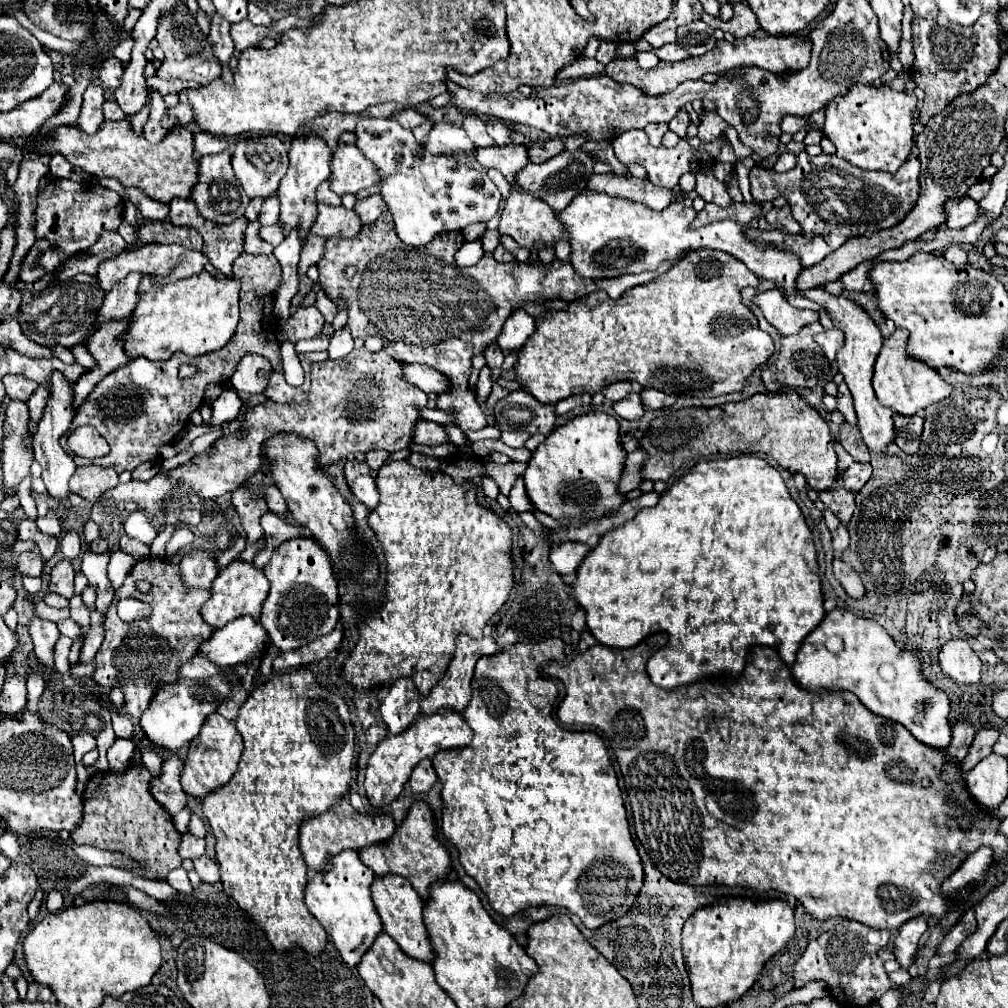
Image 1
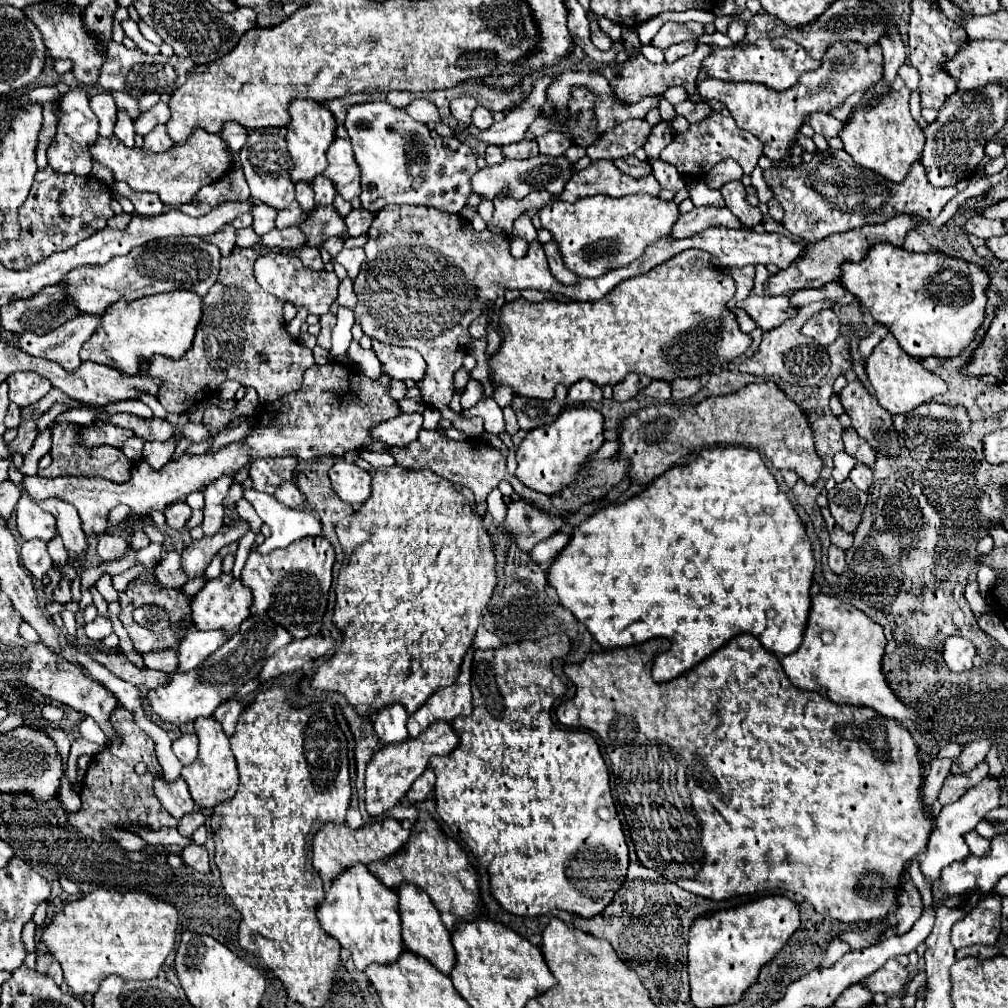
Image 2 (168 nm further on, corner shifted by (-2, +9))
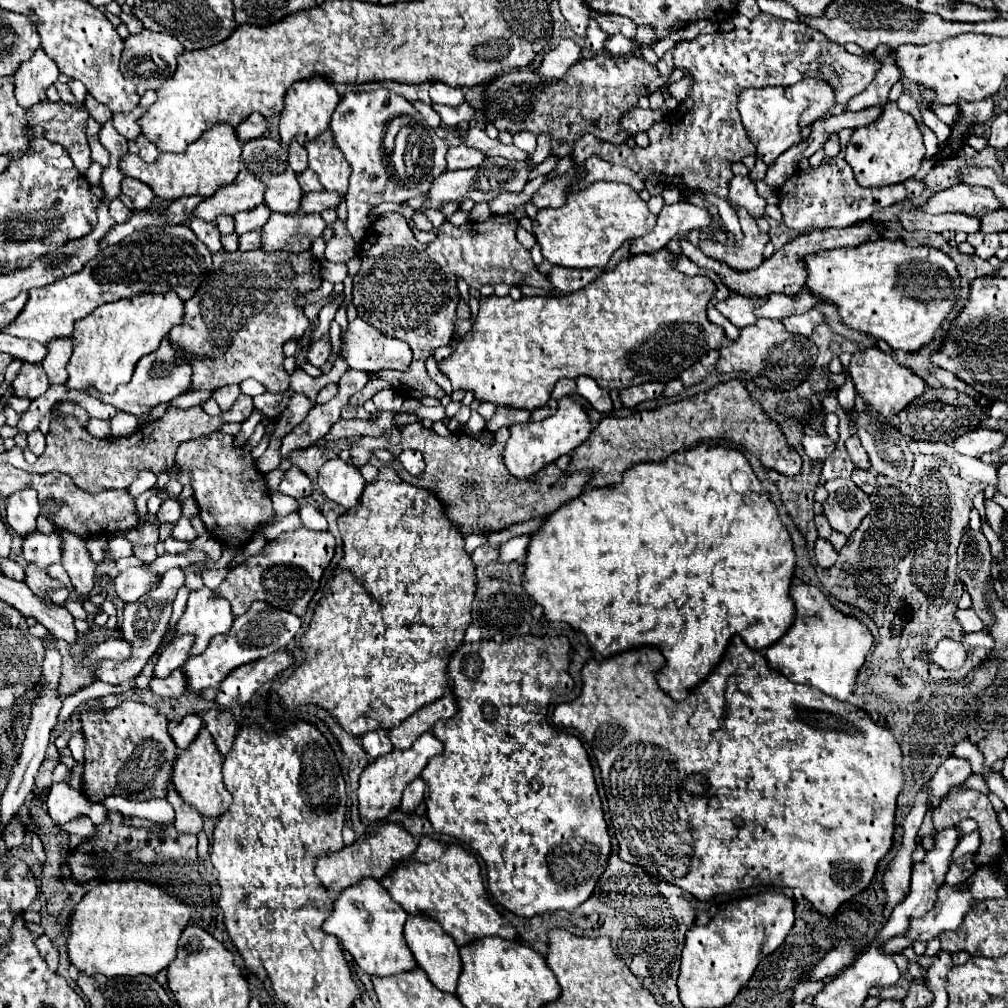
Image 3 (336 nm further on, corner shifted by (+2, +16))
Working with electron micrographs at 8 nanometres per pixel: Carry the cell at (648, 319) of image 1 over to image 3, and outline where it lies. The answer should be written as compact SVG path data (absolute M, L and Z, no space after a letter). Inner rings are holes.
M666 250L636 254L632 260L624 260L614 270L600 274L586 288L566 296L520 300L512 300L510 296L482 296L472 330L458 340L458 348L450 358L438 362L438 368L450 378L454 390L472 390L478 400L526 410L544 406L560 378L590 376L604 390L620 390L652 380L674 380L682 370L726 342L724 328L712 324L706 314L716 284L708 276L686 276L678 272L676 260L676 254L668 254Z

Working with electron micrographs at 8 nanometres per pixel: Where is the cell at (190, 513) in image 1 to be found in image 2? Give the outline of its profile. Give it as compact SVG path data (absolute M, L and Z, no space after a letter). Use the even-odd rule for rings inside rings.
M178 501L178 503L172 503L170 509L164 511L164 517L166 517L166 525L170 529L182 529L186 525L186 521L190 519L192 515L192 509L186 505L186 501Z

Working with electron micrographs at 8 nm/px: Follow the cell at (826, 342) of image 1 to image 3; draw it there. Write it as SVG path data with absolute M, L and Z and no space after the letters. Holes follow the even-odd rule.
M810 310L806 314L798 314L798 316L788 316L784 320L784 326L788 332L794 334L802 334L802 336L810 336L814 332L814 328L818 324L824 322L824 316L818 310Z

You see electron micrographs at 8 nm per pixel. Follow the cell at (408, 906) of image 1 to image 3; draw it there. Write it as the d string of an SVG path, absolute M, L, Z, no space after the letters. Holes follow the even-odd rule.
M408 916L404 926L404 936L408 942L410 952L414 954L418 966L428 974L430 982L434 982L436 988L442 988L444 992L456 992L456 982L462 972L462 962L458 954L458 946L454 944L452 936L448 936L436 920L430 920L428 916Z

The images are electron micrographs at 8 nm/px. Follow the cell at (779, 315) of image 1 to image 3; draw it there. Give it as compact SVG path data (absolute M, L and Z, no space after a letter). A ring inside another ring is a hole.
M730 294L728 300L718 302L716 308L738 328L756 324L756 314L754 314L754 300L748 296L738 296L738 294Z

